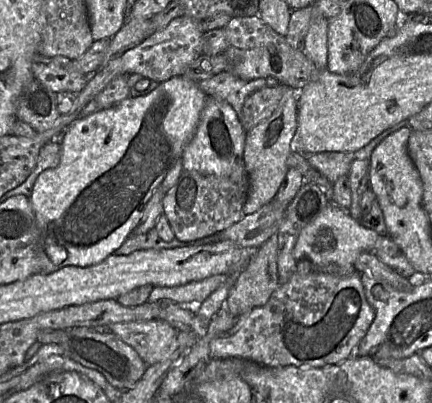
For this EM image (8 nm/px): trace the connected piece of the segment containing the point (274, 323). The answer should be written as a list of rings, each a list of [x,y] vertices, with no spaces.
[[[357,271],[346,276],[316,272],[300,275],[295,272],[286,283],[277,287],[264,306],[238,317],[230,330],[212,339],[210,356],[212,359],[241,358],[273,368],[337,364],[355,355],[374,317],[375,311],[366,299],[361,274]]]

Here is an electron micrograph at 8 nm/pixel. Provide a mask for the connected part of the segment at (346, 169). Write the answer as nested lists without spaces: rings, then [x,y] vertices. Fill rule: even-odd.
[[[400,122],[393,127],[383,131],[373,140],[371,140],[363,148],[354,152],[321,152],[308,153],[301,149],[295,148],[294,151],[299,153],[306,161],[317,170],[320,174],[326,177],[332,184],[341,176],[346,176],[350,172],[351,164],[354,160],[367,160],[374,148],[389,134],[406,125],[406,122]]]

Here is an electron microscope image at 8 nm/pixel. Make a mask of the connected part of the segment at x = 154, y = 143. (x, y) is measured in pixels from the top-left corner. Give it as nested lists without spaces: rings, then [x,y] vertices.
[[[177,76],[159,83],[144,96],[129,97],[111,108],[78,118],[63,131],[59,164],[39,175],[29,198],[42,247],[56,270],[99,263],[133,234],[154,191],[193,138],[207,99],[199,82]]]

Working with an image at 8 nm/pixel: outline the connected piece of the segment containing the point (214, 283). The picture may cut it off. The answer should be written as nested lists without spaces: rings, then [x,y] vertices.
[[[217,274],[181,286],[154,287],[148,297],[148,302],[172,301],[178,305],[196,306],[225,281],[227,281],[226,274]]]

